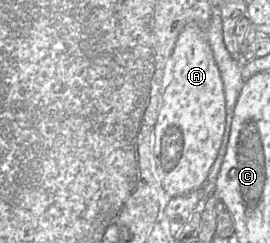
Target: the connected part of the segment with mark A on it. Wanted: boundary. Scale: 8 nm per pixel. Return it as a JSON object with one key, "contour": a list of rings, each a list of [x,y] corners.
{"contour":[[[187,25],[178,36],[172,58],[172,80],[163,93],[154,131],[158,174],[170,198],[205,183],[221,148],[226,125],[223,82],[204,32],[196,25]]]}

